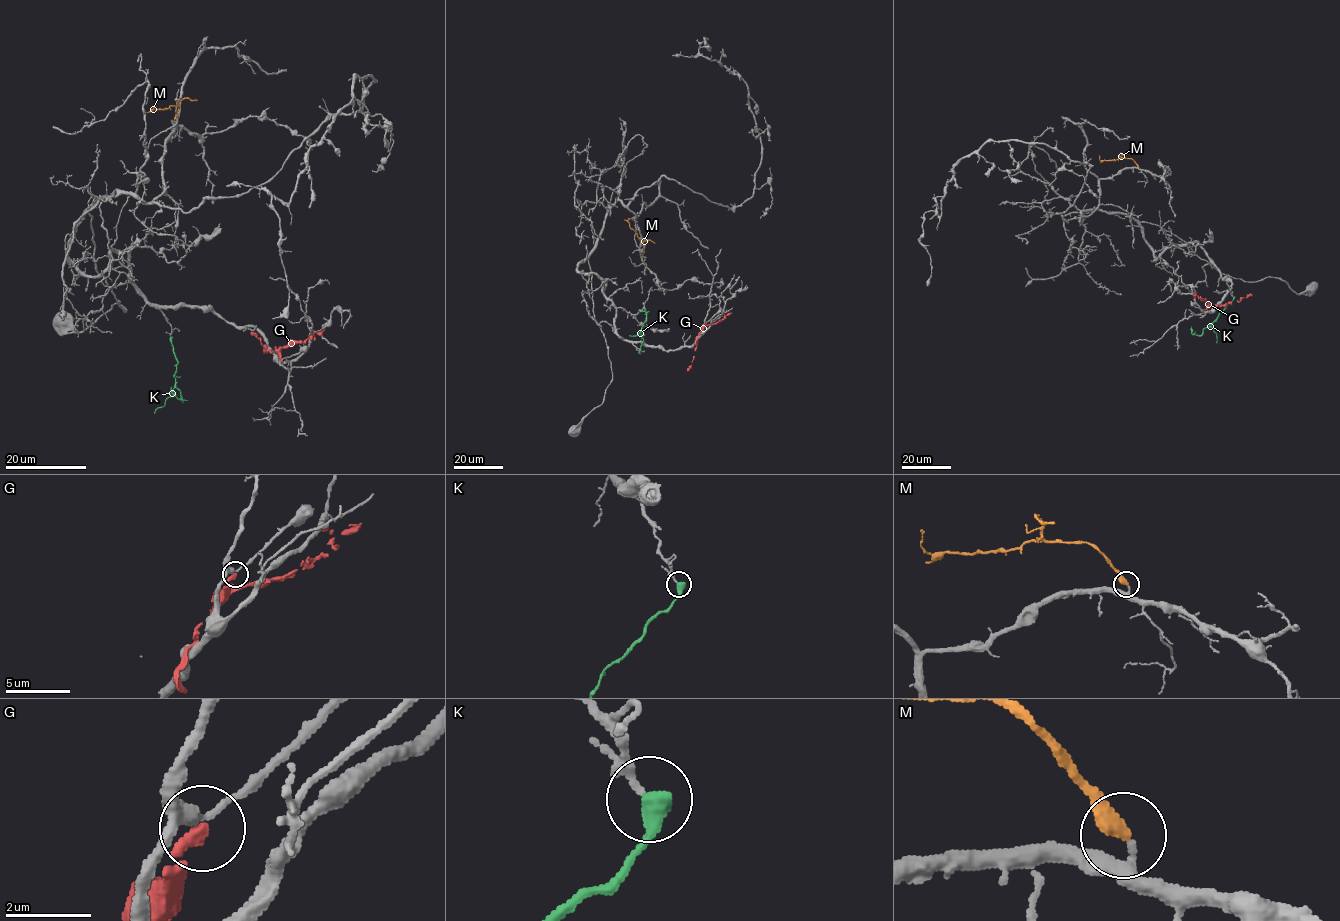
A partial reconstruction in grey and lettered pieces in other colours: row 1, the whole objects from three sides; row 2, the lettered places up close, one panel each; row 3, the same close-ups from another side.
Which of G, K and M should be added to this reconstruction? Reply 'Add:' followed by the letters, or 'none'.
Add: K, M

